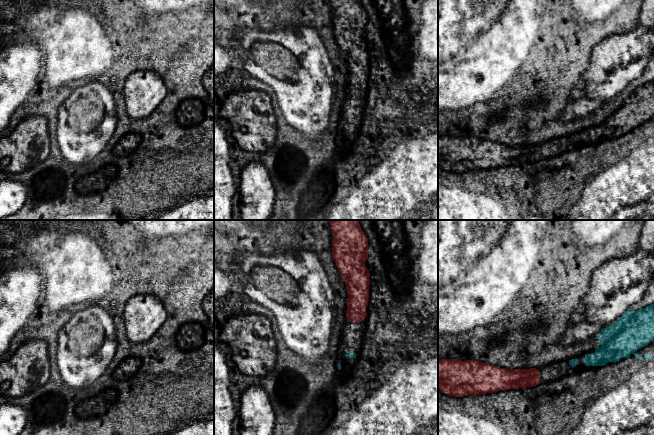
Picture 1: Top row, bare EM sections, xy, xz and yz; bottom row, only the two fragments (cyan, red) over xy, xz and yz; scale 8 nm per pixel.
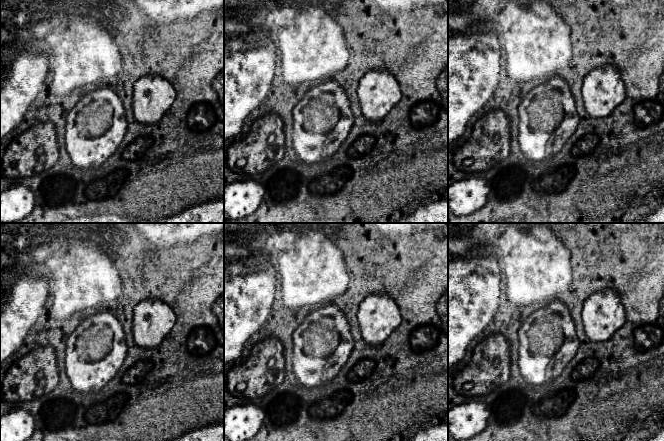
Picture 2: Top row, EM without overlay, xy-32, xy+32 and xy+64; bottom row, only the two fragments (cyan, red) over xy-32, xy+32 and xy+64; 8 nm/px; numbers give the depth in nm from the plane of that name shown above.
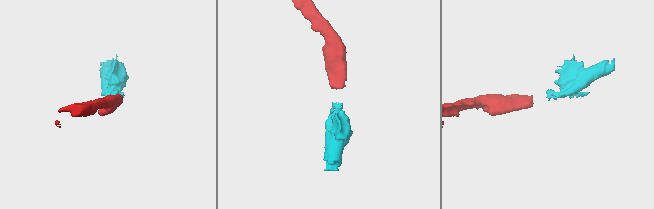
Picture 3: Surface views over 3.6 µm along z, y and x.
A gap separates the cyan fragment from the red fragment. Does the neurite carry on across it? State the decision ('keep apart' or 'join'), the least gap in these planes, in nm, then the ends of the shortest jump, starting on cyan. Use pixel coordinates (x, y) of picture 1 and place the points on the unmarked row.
join; 260 nm apart; from cyan across yz (569, 138), (539, 148)

